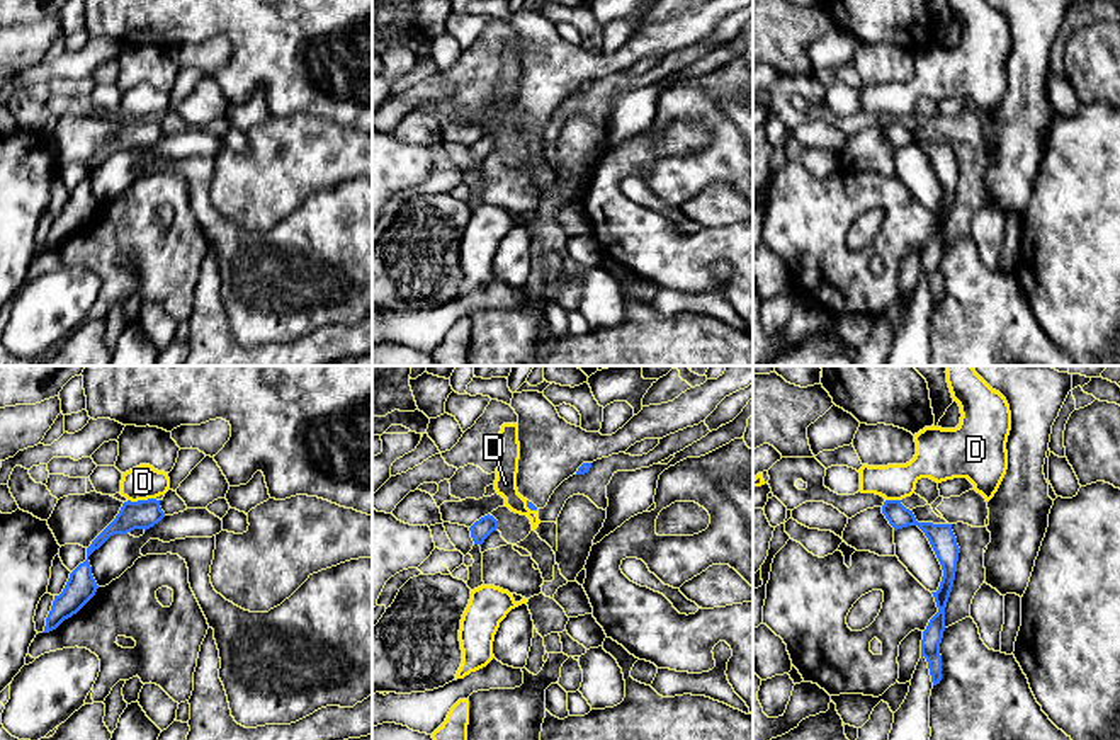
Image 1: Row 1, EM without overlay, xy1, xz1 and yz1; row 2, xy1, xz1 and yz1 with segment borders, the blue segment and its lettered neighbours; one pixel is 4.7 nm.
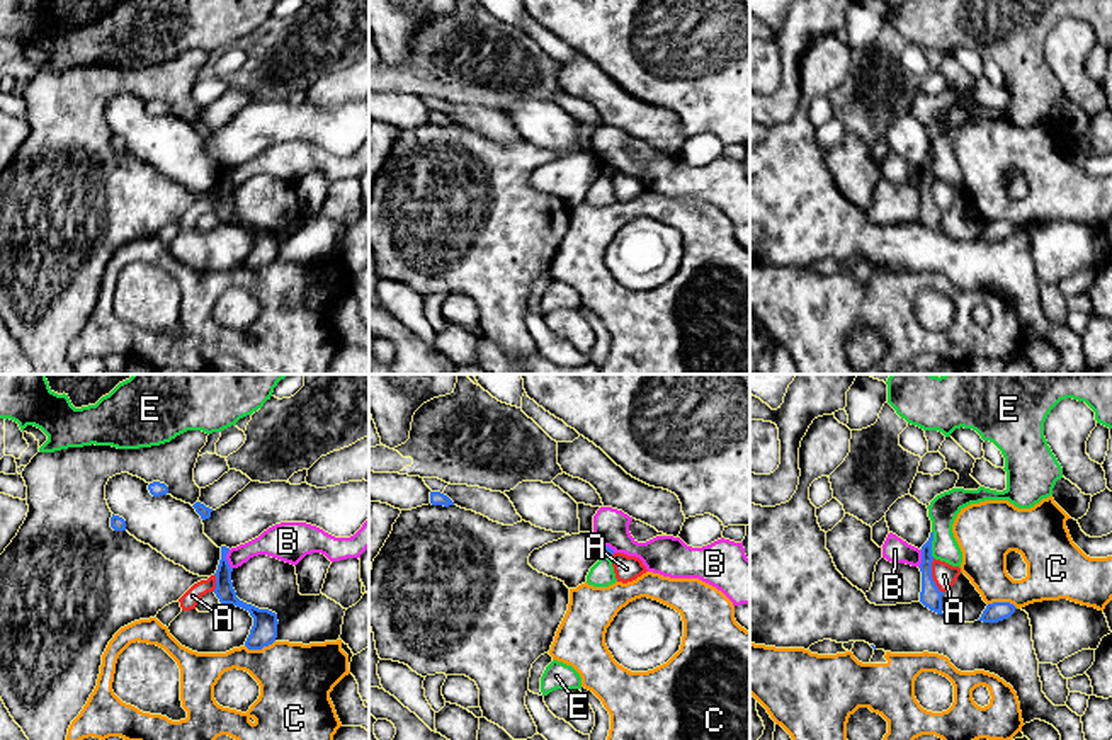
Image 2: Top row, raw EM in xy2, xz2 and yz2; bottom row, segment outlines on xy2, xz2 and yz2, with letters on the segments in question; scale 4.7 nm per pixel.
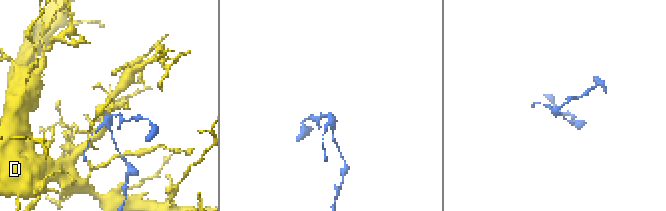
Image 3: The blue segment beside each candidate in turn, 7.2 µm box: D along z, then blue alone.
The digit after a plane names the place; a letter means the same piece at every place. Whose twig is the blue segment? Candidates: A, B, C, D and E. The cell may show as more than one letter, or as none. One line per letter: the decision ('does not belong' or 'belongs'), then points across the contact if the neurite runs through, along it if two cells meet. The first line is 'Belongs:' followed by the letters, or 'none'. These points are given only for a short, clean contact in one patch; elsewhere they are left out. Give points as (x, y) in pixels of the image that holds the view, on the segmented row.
Belongs: none
A: does not belong; border along yz2 (932, 558), (932, 580), (942, 592)
B: does not belong; border along xy2 (228, 550), (226, 562), (232, 569)
C: does not belong
D: does not belong
E: does not belong

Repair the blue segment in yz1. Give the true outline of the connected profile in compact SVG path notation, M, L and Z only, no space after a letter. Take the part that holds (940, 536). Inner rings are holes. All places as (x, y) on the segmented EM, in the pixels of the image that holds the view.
M885 500L882 514L894 531L918 526L928 538L940 565L943 577L936 592L931 592L938 612L930 619L921 640L921 657L926 658L933 686L942 680L940 643L945 631L945 607L953 587L960 548L952 531L952 524L918 522L913 510L906 509L901 500Z

